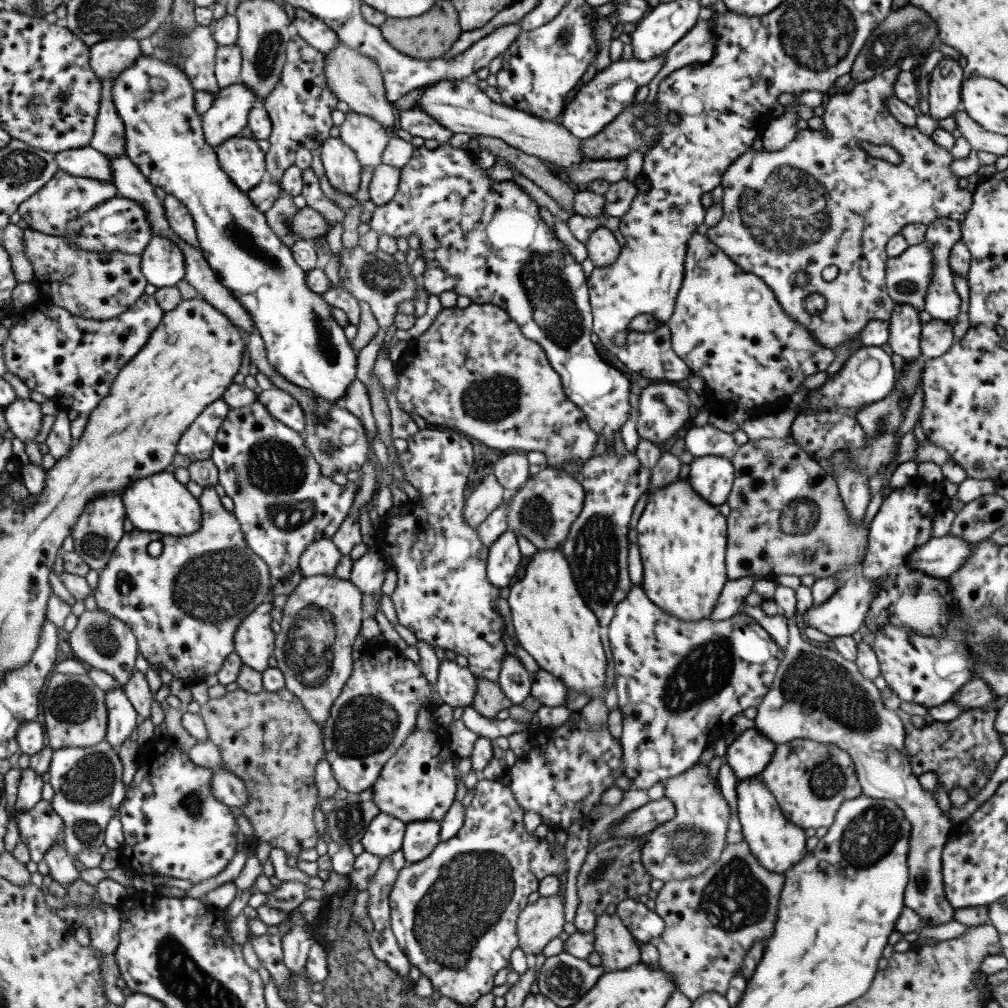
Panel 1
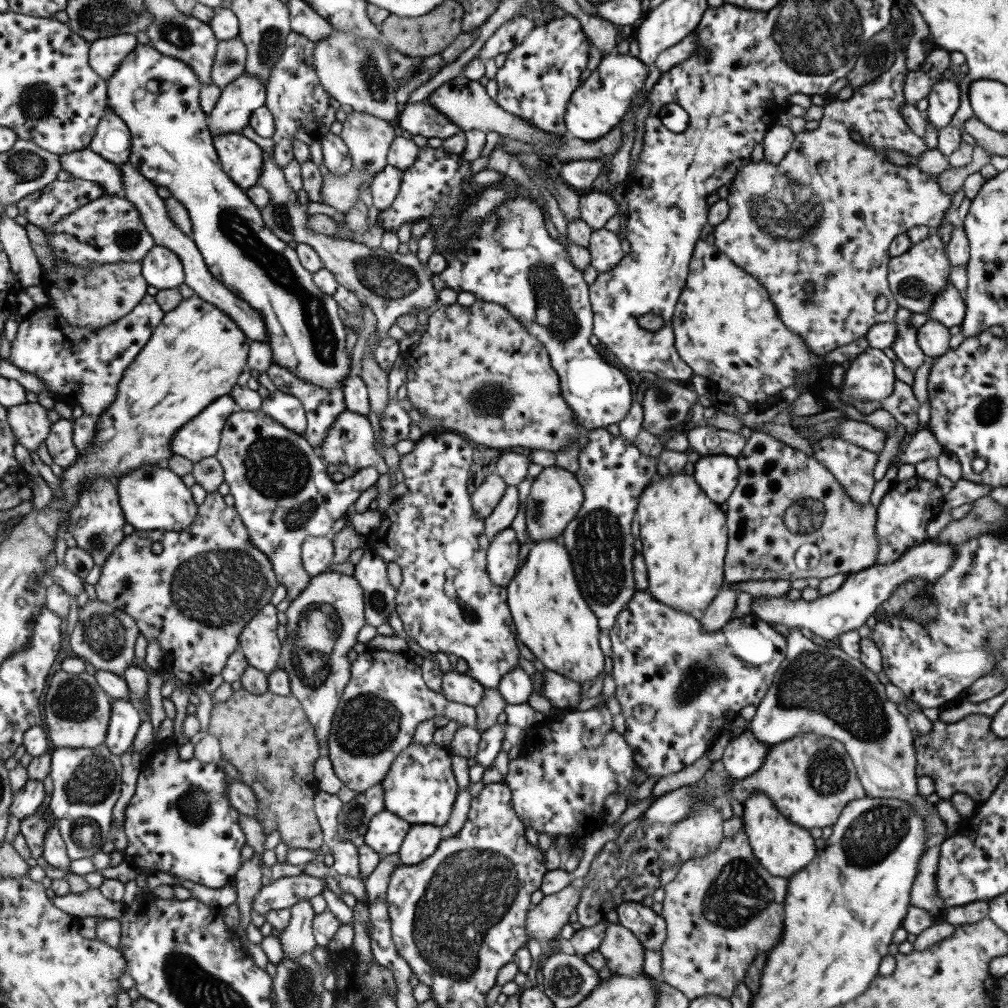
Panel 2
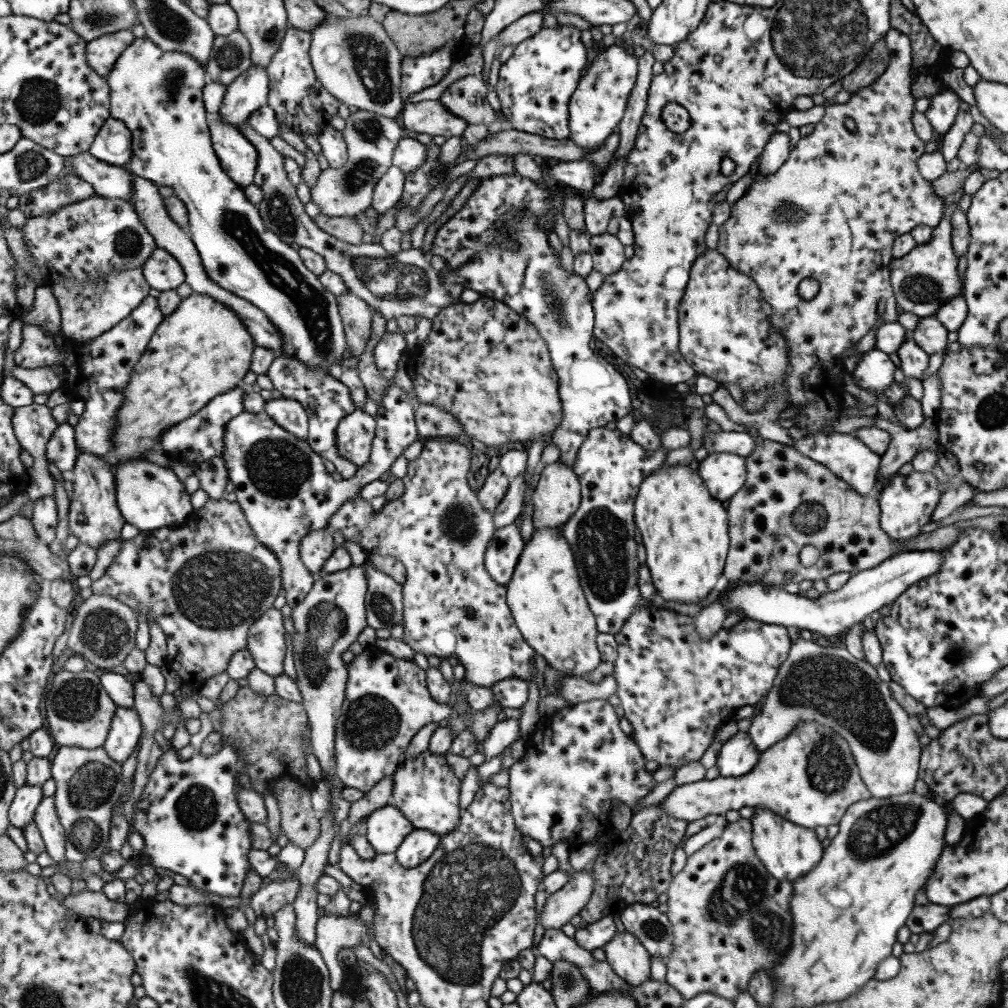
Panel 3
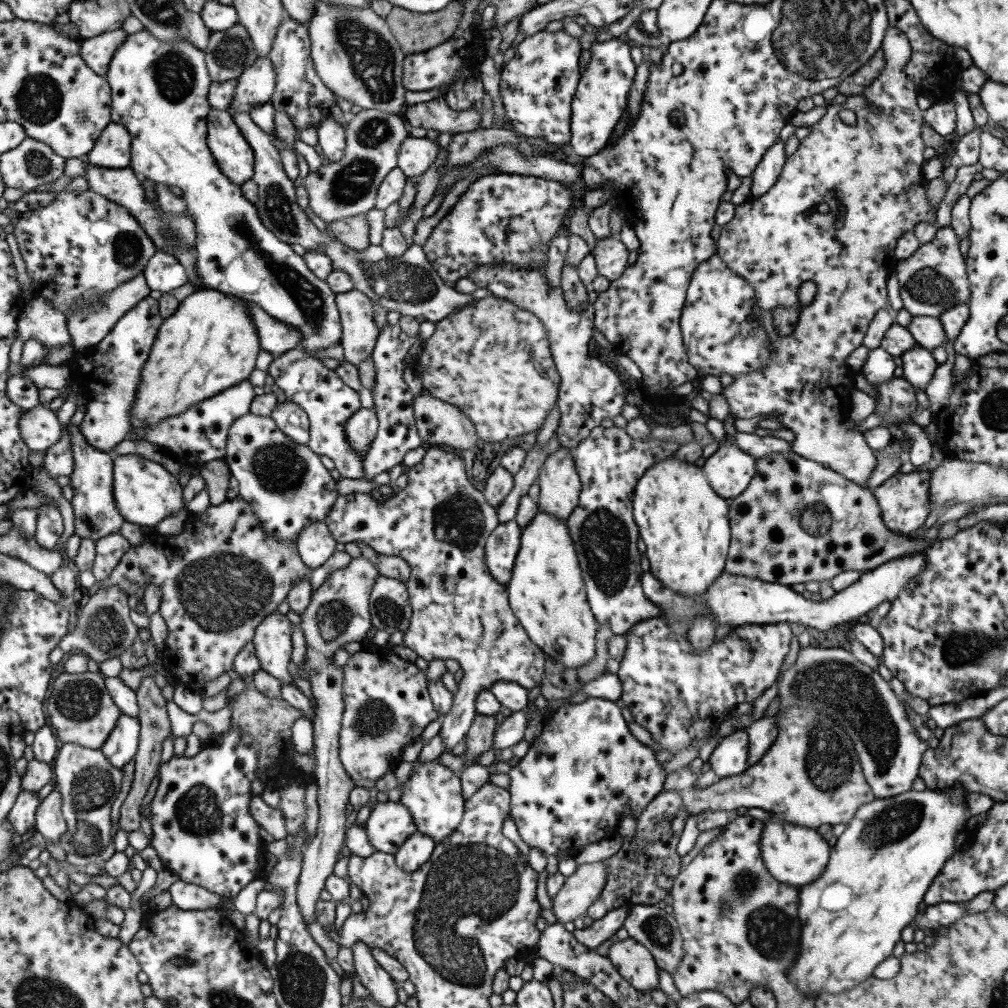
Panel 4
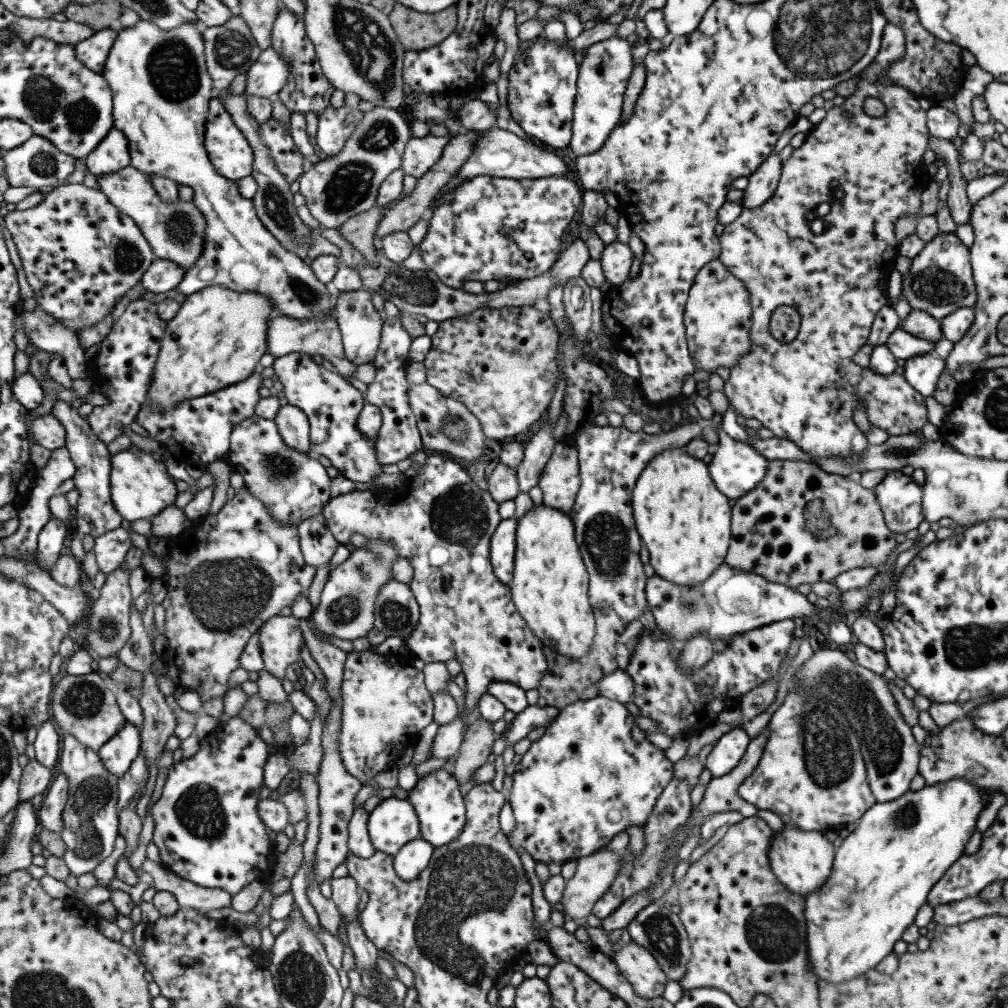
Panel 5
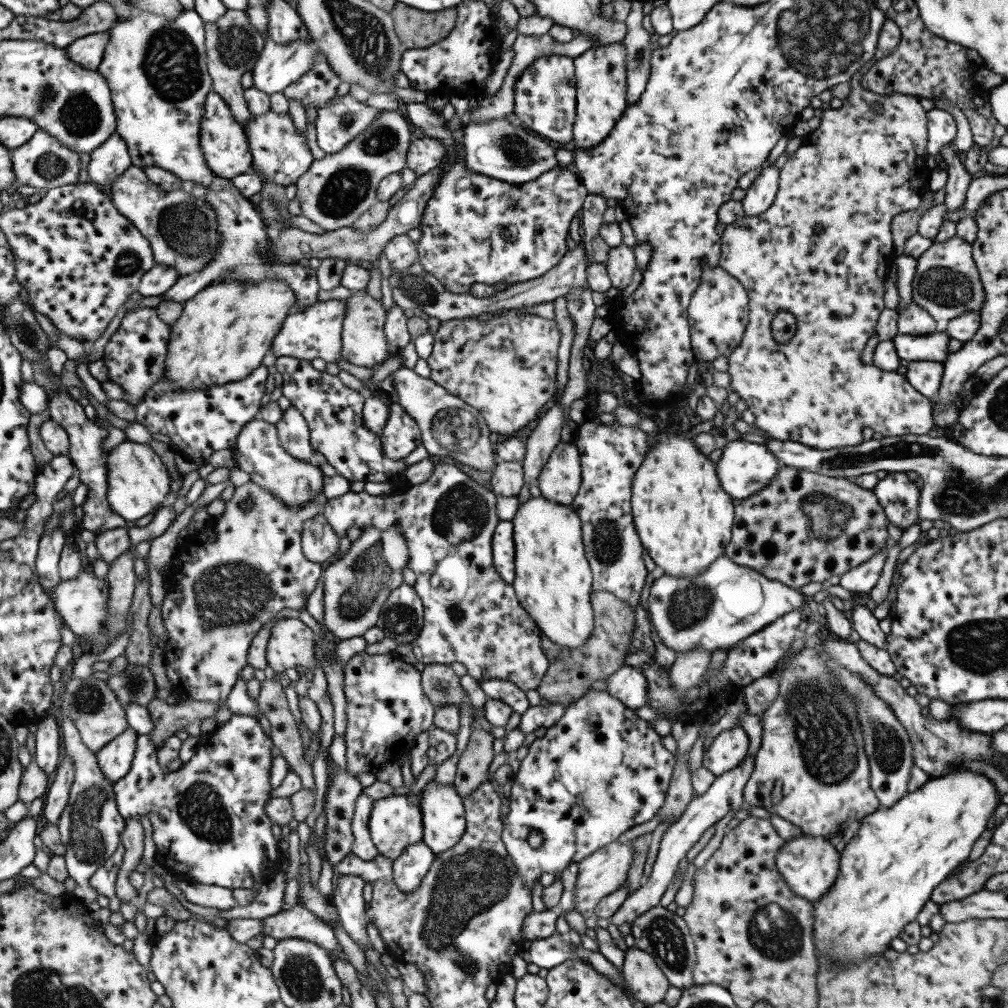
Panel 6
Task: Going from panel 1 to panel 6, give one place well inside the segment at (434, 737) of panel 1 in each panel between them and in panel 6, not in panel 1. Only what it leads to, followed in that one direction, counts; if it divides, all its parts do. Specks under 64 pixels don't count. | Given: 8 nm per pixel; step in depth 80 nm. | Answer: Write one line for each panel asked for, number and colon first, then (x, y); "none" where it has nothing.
2: (419, 787)
3: (425, 791)
4: (431, 794)
5: (436, 798)
6: (442, 812)

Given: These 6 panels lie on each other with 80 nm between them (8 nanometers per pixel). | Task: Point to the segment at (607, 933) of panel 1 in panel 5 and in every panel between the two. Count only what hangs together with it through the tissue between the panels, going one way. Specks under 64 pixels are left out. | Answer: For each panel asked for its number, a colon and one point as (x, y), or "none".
2: (623, 954)
3: (625, 955)
4: (631, 960)
5: (636, 965)

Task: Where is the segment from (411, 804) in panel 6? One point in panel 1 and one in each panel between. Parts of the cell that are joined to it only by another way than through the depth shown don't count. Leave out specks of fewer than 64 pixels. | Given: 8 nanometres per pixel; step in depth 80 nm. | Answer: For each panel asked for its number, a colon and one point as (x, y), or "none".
1: (383, 835)
2: (384, 833)
3: (385, 828)
4: (389, 823)
5: (392, 823)

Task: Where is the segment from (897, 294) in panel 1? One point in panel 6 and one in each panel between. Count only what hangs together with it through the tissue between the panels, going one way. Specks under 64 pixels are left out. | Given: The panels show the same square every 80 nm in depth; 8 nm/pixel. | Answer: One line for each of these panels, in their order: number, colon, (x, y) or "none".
2: (914, 278)
3: (926, 276)
4: (933, 278)
5: (939, 281)
6: (945, 283)

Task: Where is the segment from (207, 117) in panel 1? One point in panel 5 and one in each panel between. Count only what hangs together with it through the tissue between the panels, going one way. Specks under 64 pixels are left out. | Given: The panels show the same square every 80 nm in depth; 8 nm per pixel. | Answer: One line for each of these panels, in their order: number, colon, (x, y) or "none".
2: (236, 101)
3: (245, 93)
4: (255, 84)
5: (268, 74)

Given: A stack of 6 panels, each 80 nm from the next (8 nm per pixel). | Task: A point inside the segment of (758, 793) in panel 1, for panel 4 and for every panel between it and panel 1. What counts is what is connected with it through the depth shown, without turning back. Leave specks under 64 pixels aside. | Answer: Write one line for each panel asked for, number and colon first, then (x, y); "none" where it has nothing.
2: (781, 848)
3: (787, 851)
4: (793, 855)

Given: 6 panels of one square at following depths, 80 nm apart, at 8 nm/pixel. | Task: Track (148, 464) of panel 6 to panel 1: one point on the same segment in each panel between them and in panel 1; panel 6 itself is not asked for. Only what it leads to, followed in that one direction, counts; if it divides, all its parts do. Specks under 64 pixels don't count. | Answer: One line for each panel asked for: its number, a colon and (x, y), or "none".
1: (158, 503)
2: (152, 498)
3: (149, 497)
4: (144, 493)
5: (140, 487)

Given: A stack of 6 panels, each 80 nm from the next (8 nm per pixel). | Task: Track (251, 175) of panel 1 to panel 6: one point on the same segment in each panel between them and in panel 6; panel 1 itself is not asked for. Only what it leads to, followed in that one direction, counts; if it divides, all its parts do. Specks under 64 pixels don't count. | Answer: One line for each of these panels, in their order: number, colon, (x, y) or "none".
2: (240, 158)
3: (237, 157)
4: (234, 157)
5: (228, 151)
6: (223, 144)

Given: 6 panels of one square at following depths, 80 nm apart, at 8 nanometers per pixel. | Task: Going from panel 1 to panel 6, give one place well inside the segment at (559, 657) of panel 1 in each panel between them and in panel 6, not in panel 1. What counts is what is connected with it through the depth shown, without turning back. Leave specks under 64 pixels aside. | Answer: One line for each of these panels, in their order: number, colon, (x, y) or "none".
2: (551, 618)
3: (544, 596)
4: (545, 592)
5: (548, 588)
6: (552, 580)

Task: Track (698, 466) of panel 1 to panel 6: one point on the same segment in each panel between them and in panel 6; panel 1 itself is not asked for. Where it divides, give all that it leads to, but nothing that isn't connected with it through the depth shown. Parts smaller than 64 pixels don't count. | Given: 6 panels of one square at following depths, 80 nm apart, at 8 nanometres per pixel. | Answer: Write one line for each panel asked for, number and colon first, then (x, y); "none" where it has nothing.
2: (716, 475)
3: (723, 474)
4: (728, 470)
5: (736, 467)
6: (744, 467)

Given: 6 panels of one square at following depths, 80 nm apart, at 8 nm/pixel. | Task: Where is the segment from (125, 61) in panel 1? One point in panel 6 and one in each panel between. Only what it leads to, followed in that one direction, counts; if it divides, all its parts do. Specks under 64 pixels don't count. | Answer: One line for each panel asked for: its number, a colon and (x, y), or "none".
2: (104, 54)
3: (101, 52)
4: (95, 52)
5: (91, 51)
6: (86, 52)

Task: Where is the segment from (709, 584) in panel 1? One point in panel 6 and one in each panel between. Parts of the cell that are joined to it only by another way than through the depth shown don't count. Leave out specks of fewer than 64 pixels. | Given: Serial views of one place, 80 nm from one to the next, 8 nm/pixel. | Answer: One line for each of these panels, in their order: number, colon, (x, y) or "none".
2: (683, 536)
3: (684, 530)
4: (684, 525)
5: (681, 518)
6: (681, 516)

